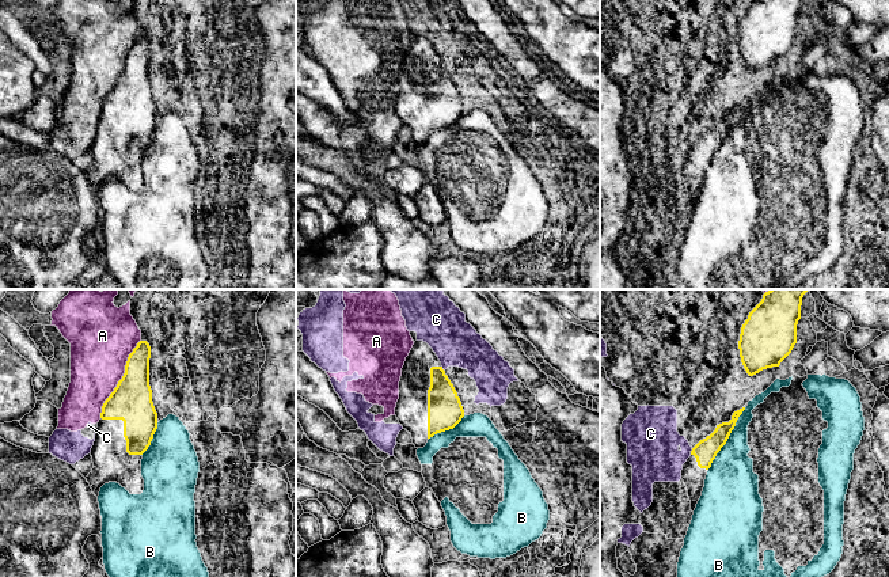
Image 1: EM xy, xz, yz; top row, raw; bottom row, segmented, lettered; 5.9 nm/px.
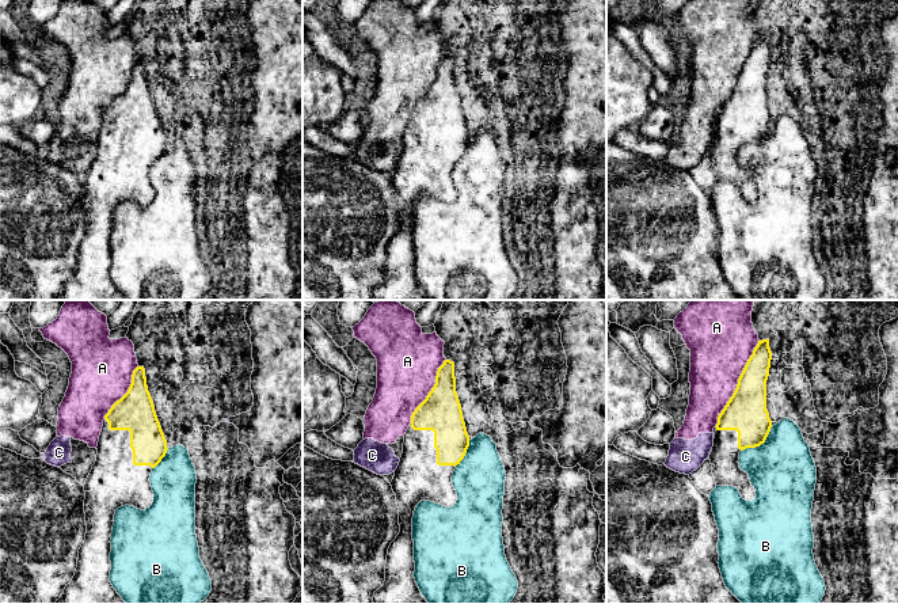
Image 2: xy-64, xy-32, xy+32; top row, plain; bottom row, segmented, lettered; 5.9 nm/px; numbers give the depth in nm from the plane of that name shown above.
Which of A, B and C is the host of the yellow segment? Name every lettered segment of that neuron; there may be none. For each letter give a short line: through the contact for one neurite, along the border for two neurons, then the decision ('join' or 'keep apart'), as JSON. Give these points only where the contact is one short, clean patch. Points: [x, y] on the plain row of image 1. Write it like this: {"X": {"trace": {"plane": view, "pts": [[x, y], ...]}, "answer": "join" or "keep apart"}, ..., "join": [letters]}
{"A": {"answer": "keep apart"}, "B": {"answer": "keep apart"}, "C": {"answer": "keep apart"}, "join": []}

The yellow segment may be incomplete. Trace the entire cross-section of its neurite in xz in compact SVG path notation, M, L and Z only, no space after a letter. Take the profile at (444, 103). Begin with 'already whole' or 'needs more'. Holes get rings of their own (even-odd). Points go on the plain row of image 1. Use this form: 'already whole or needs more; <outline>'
needs more; M415 37L406 53L395 111L411 130L415 144L423 144L434 130L453 125L464 113L453 80L423 37Z

